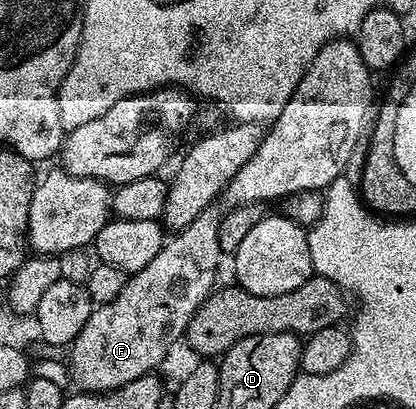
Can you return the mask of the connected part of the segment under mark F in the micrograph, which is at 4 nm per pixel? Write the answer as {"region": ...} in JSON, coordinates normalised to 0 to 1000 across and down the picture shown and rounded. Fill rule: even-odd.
{"region":[[[844,93],[798,95],[755,137],[738,178],[724,188],[707,227],[695,237],[692,254],[637,318],[635,340],[611,381],[591,394],[591,403],[531,467],[531,499],[510,496],[447,560],[411,577],[380,626],[370,628],[349,658],[320,665],[300,685],[293,716],[284,719],[274,736],[238,743],[224,758],[216,785],[197,795],[197,814],[188,814],[188,824],[168,841],[173,927],[192,944],[185,949],[195,958],[274,956],[382,900],[404,848],[450,812],[457,775],[517,704],[519,645],[524,628],[536,619],[529,606],[529,555],[543,523],[541,509],[565,513],[572,506],[606,506],[630,491],[668,491],[726,467],[774,467],[825,430],[839,377],[861,333],[877,328],[880,303],[897,269],[894,193],[897,176],[885,171],[880,149],[870,149],[870,130]],[[534,499],[541,504],[536,511],[529,506]]]}

